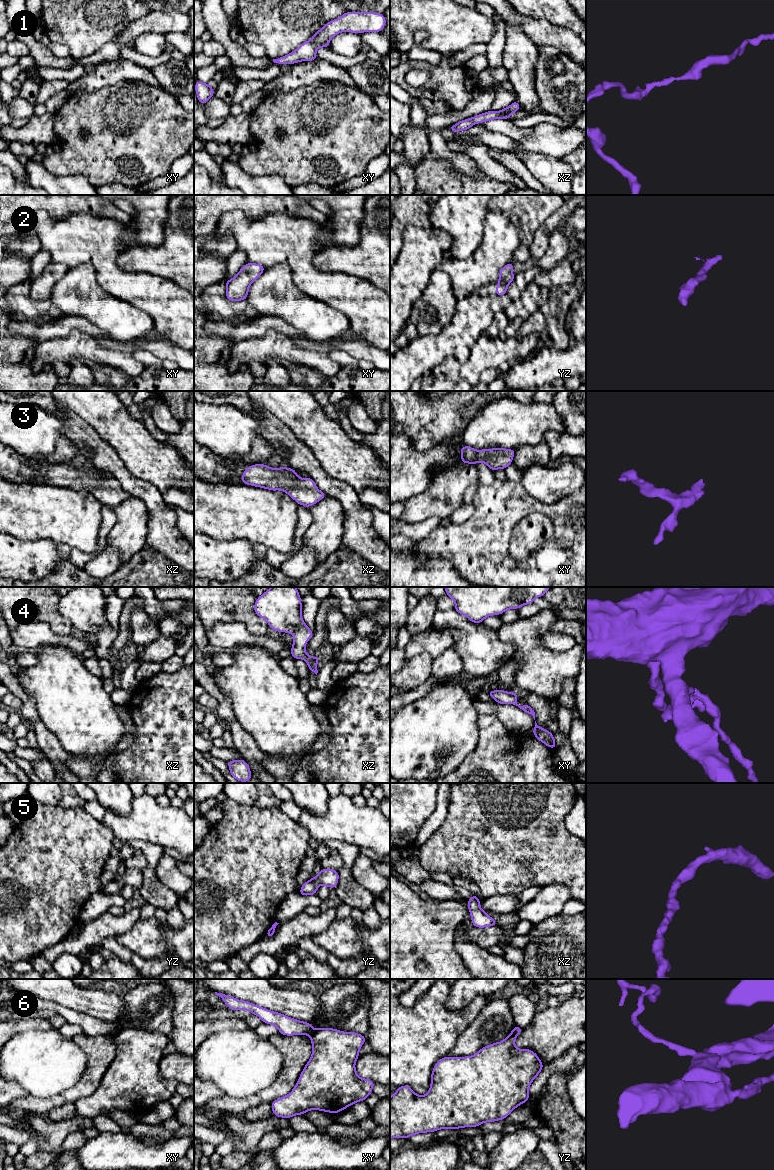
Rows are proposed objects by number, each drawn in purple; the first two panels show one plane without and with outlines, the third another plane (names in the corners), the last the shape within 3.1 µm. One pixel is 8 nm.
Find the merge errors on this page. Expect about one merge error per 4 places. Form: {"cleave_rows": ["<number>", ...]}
{"cleave_rows": ["6"]}

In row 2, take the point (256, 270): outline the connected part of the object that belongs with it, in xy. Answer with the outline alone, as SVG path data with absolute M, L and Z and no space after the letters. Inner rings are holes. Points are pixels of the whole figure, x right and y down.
M246 263L236 276L226 281L226 298L230 301L246 300L250 285L264 270L260 264Z

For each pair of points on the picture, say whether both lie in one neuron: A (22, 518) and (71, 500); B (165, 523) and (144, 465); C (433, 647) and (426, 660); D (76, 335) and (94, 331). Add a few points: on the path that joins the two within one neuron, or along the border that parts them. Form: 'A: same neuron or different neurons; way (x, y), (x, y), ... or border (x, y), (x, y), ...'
A: same neuron; way (34, 511), (59, 511)
B: different neurons; border (130, 473), (152, 483), (162, 493)
C: different neurons; border (433, 658), (427, 653), (419, 653), (408, 659)
D: different neurons; border (61, 337), (78, 329), (94, 338)

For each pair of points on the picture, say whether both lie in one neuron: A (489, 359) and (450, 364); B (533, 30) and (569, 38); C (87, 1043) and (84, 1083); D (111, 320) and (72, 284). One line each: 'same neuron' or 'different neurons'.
A: same neuron
B: same neuron
C: same neuron
D: same neuron

